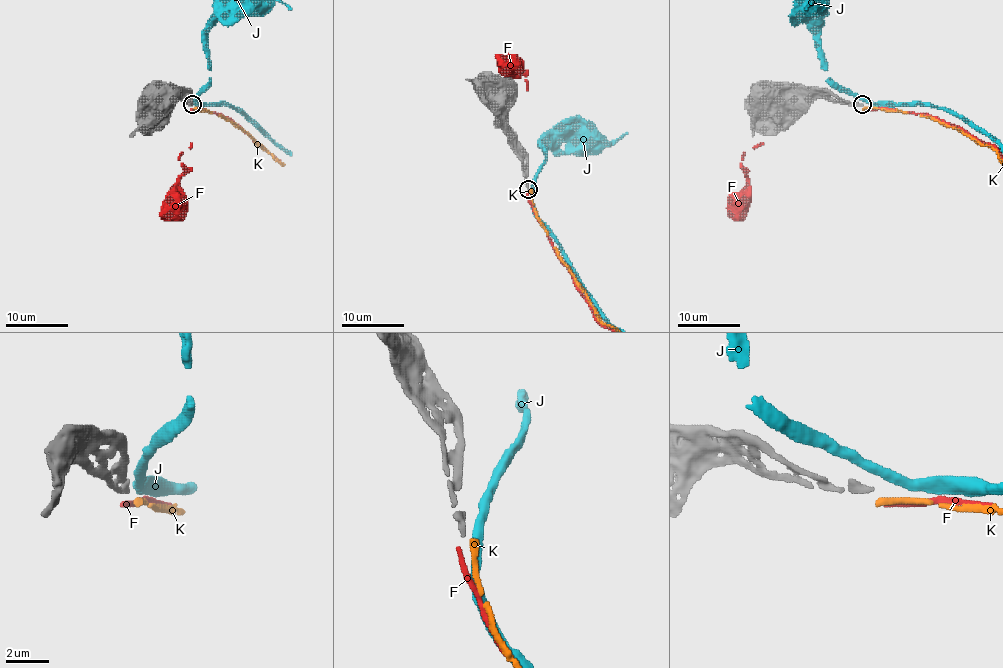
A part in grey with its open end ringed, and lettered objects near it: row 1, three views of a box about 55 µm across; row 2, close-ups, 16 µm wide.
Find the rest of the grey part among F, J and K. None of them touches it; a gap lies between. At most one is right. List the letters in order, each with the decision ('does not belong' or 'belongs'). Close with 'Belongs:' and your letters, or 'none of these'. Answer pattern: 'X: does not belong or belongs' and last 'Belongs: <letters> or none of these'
F: does not belong
J: does not belong
K: does not belong
Belongs: none of these

